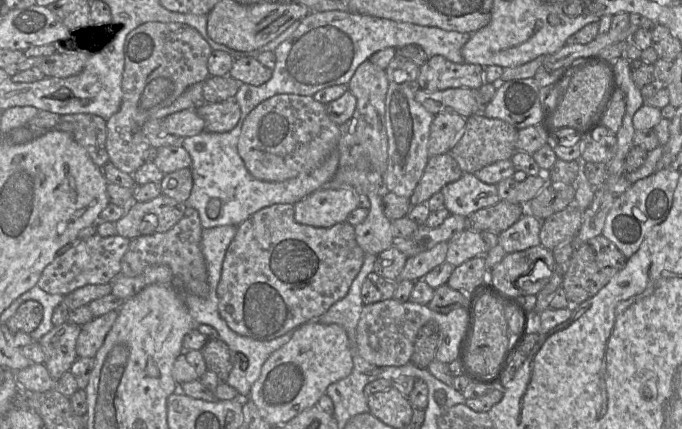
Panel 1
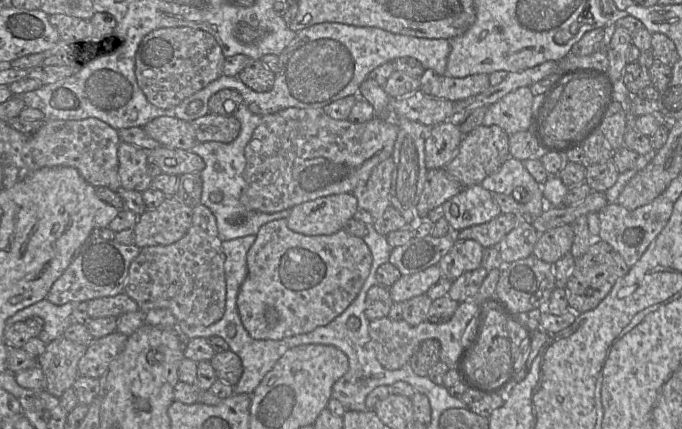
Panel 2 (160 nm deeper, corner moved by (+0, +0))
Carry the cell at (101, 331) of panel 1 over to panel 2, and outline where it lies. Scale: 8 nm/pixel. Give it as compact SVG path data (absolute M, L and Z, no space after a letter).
M113 332L99 339L94 339L78 362L78 374L85 377L100 378L110 363L125 347L127 336Z

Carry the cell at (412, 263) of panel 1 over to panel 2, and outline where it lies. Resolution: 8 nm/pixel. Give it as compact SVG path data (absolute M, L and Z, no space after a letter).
M438 265L414 274L402 275L389 288L393 303L405 302L413 297L426 294L441 277L442 274Z

